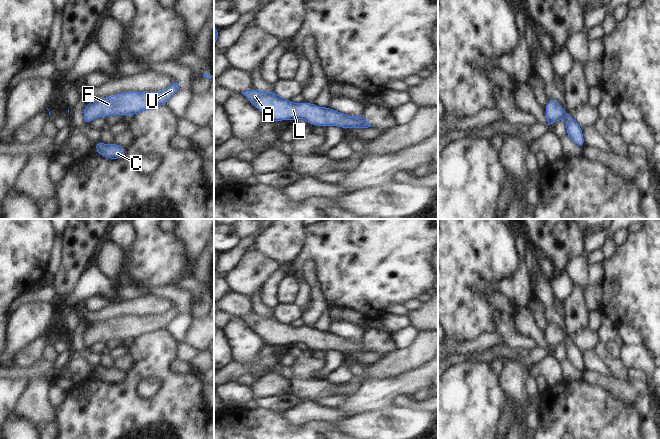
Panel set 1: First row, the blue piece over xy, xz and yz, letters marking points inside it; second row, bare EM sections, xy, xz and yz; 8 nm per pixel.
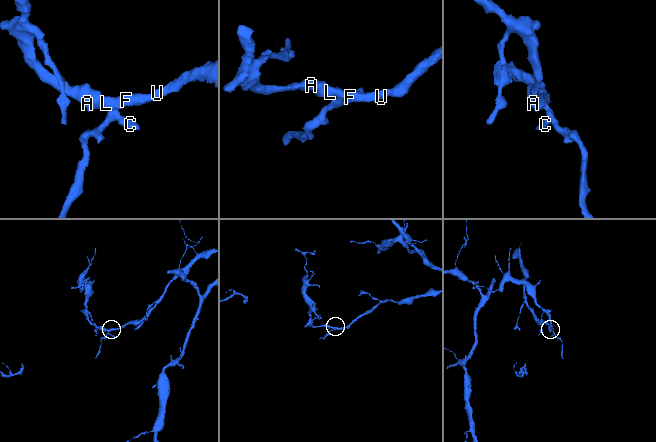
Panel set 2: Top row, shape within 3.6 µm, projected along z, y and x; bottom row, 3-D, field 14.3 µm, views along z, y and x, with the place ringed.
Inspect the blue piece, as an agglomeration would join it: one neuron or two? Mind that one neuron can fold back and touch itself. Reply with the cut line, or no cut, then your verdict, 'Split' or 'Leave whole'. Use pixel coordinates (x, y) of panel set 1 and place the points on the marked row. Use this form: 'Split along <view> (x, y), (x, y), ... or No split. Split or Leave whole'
No split. Leave whole.

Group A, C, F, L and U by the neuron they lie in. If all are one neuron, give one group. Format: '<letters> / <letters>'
A C F L U

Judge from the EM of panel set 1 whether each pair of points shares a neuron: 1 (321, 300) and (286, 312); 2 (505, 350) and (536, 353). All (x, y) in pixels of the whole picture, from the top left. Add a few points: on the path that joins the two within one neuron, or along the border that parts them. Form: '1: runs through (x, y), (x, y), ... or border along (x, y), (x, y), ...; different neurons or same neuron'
1: border along (304, 312), (302, 317); different neurons
2: runs through (513, 352), (521, 358), (528, 358); same neuron

